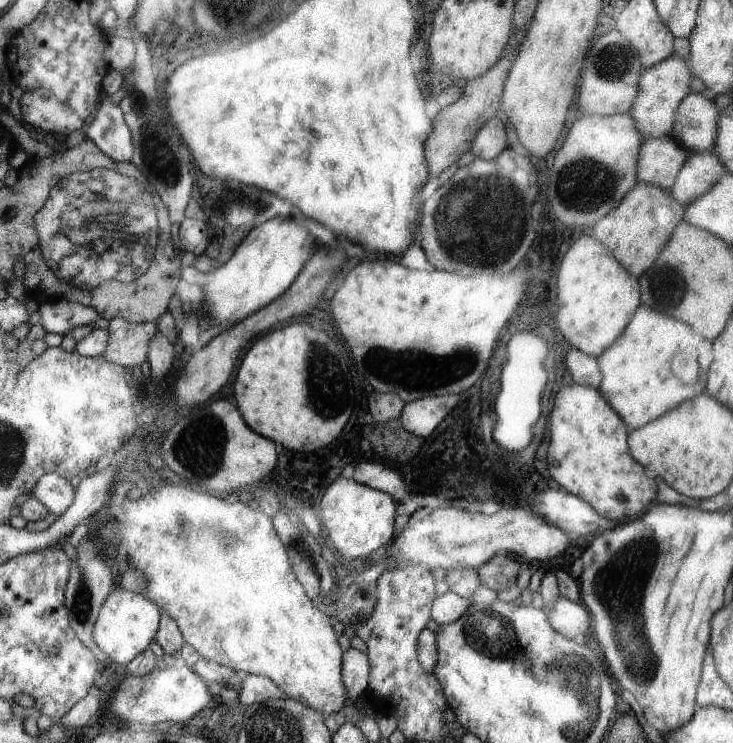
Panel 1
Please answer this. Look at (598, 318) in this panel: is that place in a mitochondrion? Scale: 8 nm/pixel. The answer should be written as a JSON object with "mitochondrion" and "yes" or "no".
{"mitochondrion":"no"}

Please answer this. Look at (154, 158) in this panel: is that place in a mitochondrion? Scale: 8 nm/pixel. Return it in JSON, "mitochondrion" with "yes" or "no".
{"mitochondrion":"yes"}

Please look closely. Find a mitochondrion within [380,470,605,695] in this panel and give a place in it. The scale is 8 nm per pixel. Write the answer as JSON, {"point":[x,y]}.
{"point":[489,634]}

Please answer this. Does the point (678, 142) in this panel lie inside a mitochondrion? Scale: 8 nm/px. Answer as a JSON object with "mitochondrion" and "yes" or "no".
{"mitochondrion":"no"}

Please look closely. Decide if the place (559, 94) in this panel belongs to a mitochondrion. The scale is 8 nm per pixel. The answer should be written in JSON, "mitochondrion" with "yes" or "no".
{"mitochondrion":"no"}

